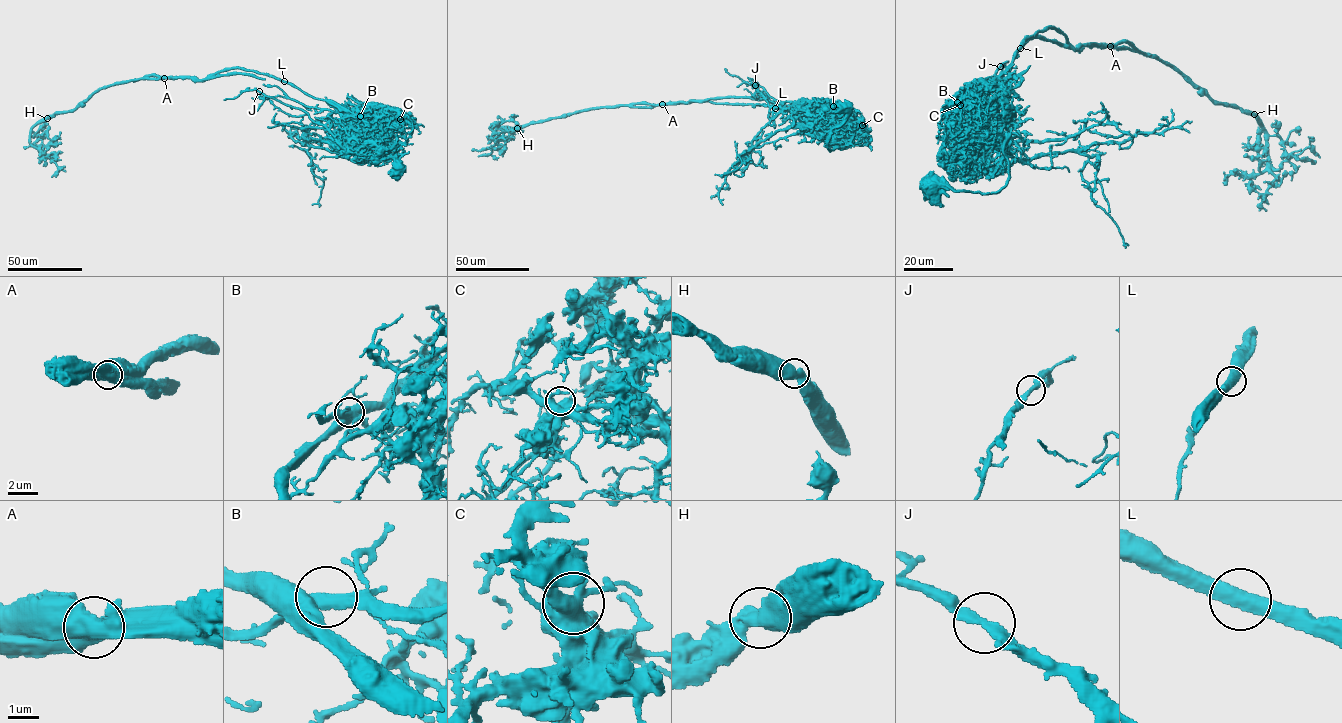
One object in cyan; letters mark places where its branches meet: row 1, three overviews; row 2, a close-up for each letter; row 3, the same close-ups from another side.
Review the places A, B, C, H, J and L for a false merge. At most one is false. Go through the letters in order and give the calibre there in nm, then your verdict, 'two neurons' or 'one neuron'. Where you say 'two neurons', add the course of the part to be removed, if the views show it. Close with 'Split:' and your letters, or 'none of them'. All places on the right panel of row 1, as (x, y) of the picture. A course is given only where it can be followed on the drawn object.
A: calibre 900 nm; two neurons; course (1110, 46), (1085, 43), (1076, 48), (1069, 48), (1029, 37), (1021, 46)
B: calibre 500 nm; one neuron
C: calibre 600 nm; one neuron
H: calibre 550 nm; one neuron
J: calibre 340 nm; one neuron
L: calibre 500 nm; one neuron
Split: A

